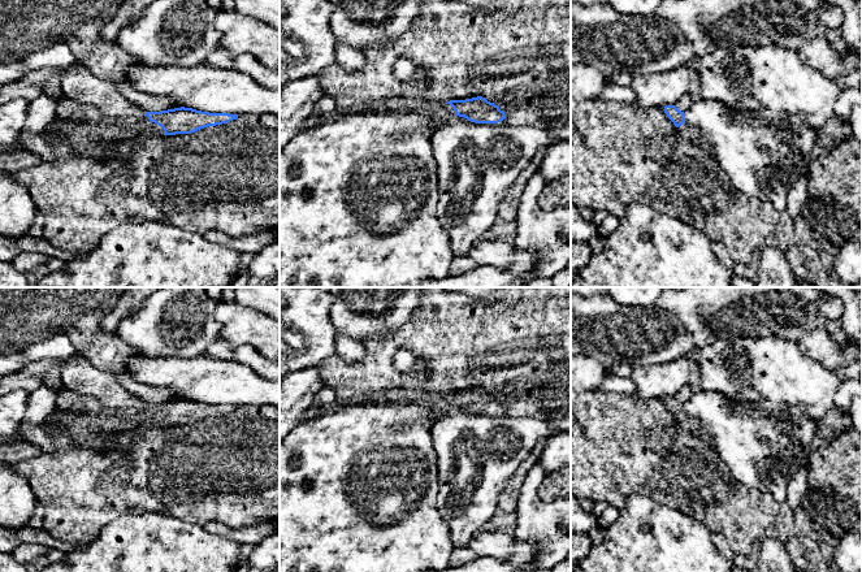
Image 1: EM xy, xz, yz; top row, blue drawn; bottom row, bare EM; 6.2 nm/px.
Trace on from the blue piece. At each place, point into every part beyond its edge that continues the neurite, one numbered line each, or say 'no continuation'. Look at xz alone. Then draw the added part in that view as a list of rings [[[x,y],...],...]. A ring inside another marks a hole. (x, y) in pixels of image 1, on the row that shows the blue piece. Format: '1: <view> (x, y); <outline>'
1: xz (438, 113); [[[410,99],[376,101],[371,105],[359,107],[356,110],[359,113],[419,113],[429,118],[432,135],[449,120],[456,117],[450,104]]]

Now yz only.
1: yz (687, 130); [[[684,122],[681,126],[677,127],[677,130],[685,139],[689,139],[692,143],[712,155],[710,143],[697,127],[692,126],[688,122]]]

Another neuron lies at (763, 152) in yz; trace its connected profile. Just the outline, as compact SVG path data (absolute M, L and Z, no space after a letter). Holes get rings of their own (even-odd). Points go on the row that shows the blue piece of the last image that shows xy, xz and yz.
M706 99L693 101L684 112L684 120L706 136L718 165L738 192L768 202L779 212L787 209L789 190L807 173L806 156L815 146L816 138L814 129L785 110L733 109L720 101Z

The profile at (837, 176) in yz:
M854 136L809 161L806 174L810 198L832 200L862 213L862 144Z

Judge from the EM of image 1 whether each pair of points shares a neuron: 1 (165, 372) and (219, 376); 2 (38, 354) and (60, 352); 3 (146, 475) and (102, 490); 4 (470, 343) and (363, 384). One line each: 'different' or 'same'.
1: same
2: same
3: same
4: same

